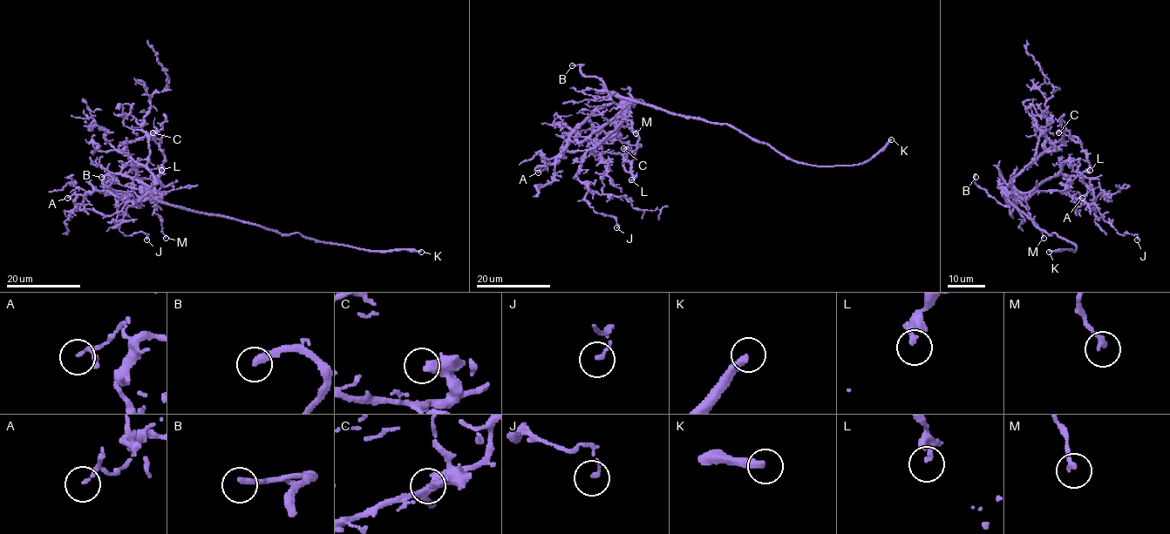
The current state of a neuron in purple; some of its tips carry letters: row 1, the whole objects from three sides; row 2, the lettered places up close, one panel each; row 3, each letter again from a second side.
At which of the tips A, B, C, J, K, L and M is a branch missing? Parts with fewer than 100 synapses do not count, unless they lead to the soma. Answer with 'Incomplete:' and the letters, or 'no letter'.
Incomplete: B

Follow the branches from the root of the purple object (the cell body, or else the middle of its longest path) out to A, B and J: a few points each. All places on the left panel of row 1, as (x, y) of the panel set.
A: (187, 209), (160, 202), (152, 194), (140, 200), (119, 199), (105, 191), (84, 196), (75, 192), (67, 198)
B: (187, 209), (146, 194), (134, 204), (137, 207), (127, 193), (111, 188), (110, 175), (101, 177)
J: (187, 209), (158, 201), (142, 183), (110, 175), (114, 224), (125, 236), (143, 232), (146, 239)

